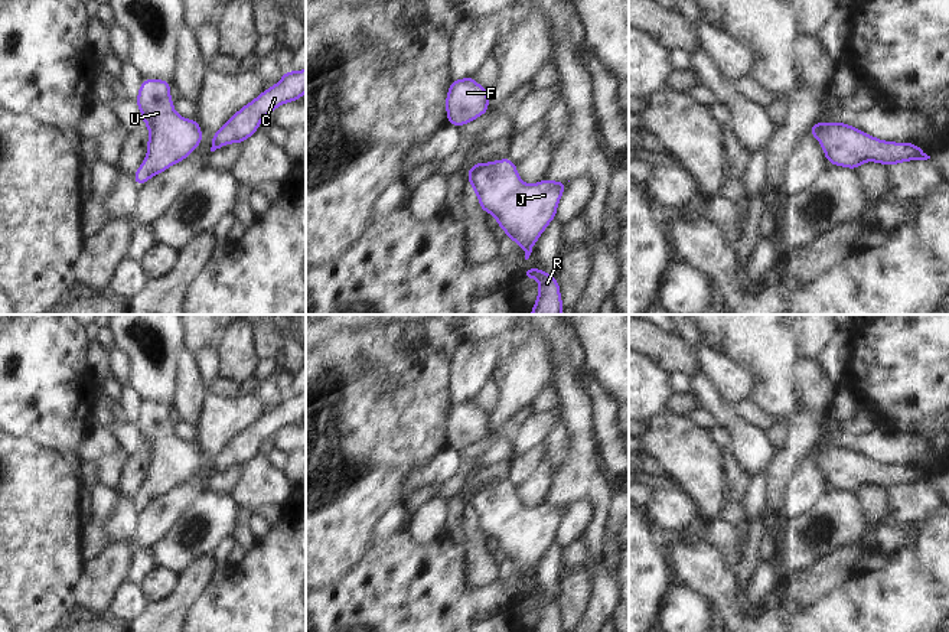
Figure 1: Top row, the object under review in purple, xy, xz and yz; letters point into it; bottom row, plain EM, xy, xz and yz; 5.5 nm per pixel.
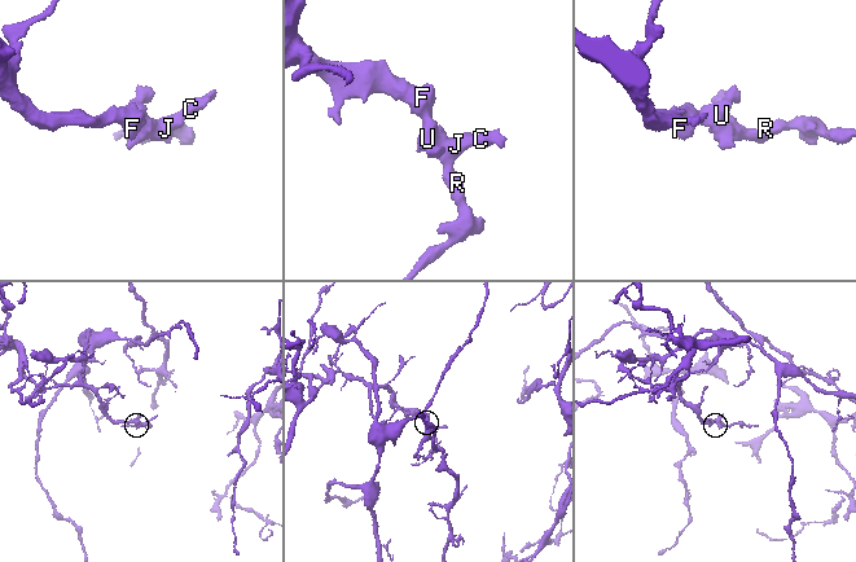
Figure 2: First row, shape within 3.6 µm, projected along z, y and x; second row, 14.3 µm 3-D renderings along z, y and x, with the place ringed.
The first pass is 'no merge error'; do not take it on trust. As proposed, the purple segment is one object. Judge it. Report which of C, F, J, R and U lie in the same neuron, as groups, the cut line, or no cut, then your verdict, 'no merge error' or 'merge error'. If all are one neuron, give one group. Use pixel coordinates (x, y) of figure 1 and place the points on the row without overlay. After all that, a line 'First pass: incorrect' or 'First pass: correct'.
C F J R U; no cut; no merge error
First pass: correct

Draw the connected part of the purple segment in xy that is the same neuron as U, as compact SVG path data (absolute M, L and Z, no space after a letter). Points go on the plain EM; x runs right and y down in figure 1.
M143 403L136 427L150 456L147 480L133 498L140 511L151 499L189 480L202 466L202 453L198 443L186 443L173 433L166 403Z

